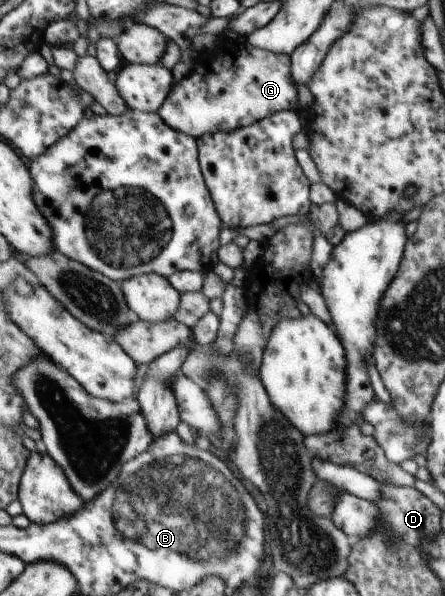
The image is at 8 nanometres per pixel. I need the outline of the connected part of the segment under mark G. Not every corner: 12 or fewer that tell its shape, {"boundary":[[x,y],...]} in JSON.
{"boundary":[[227,42],[157,112],[196,139],[301,116],[290,55]]}

